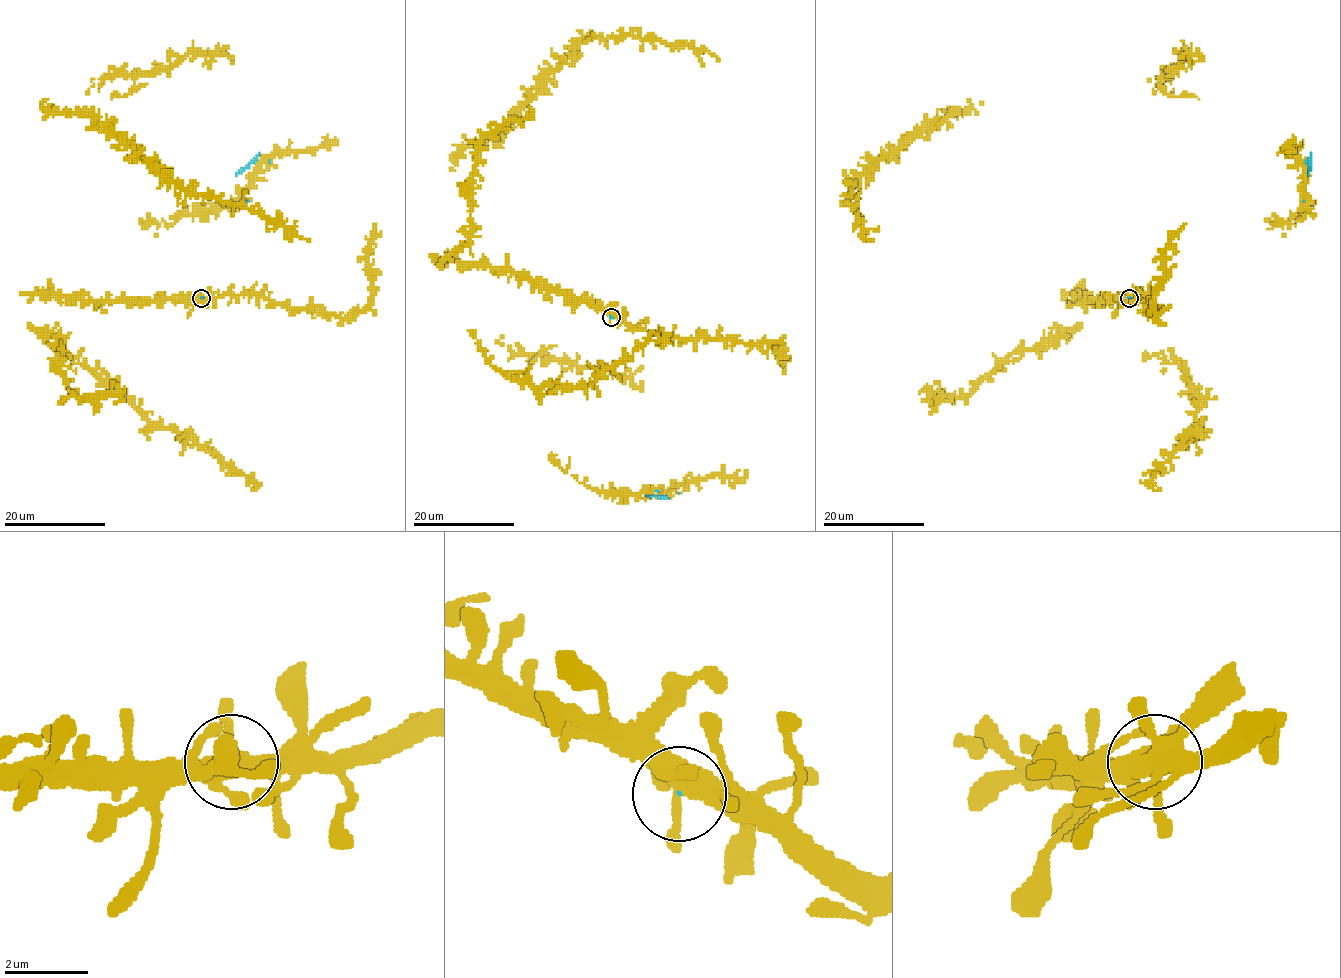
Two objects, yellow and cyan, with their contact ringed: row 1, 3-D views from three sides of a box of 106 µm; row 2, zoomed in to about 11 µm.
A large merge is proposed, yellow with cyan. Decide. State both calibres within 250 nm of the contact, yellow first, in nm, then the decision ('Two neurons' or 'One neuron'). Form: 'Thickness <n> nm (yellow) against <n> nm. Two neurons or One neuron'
Thickness 440 nm (yellow) against 50 nm. One neuron

